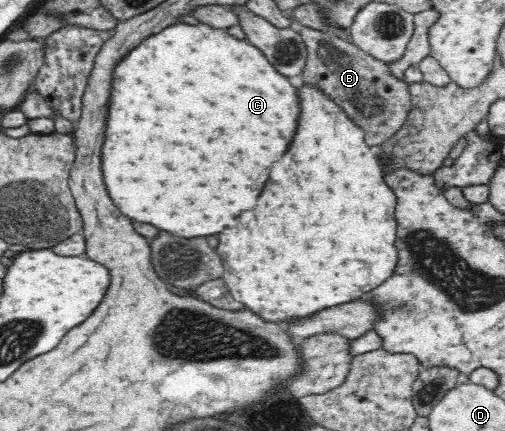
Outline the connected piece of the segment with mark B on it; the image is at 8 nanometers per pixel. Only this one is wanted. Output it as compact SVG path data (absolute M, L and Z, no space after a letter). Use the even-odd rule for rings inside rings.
M291 22L291 29L297 31L306 44L308 54L305 66L300 72L303 82L317 83L365 131L366 144L376 149L405 122L410 109L408 83L395 78L387 63L373 58L357 45L344 38L325 34Z

